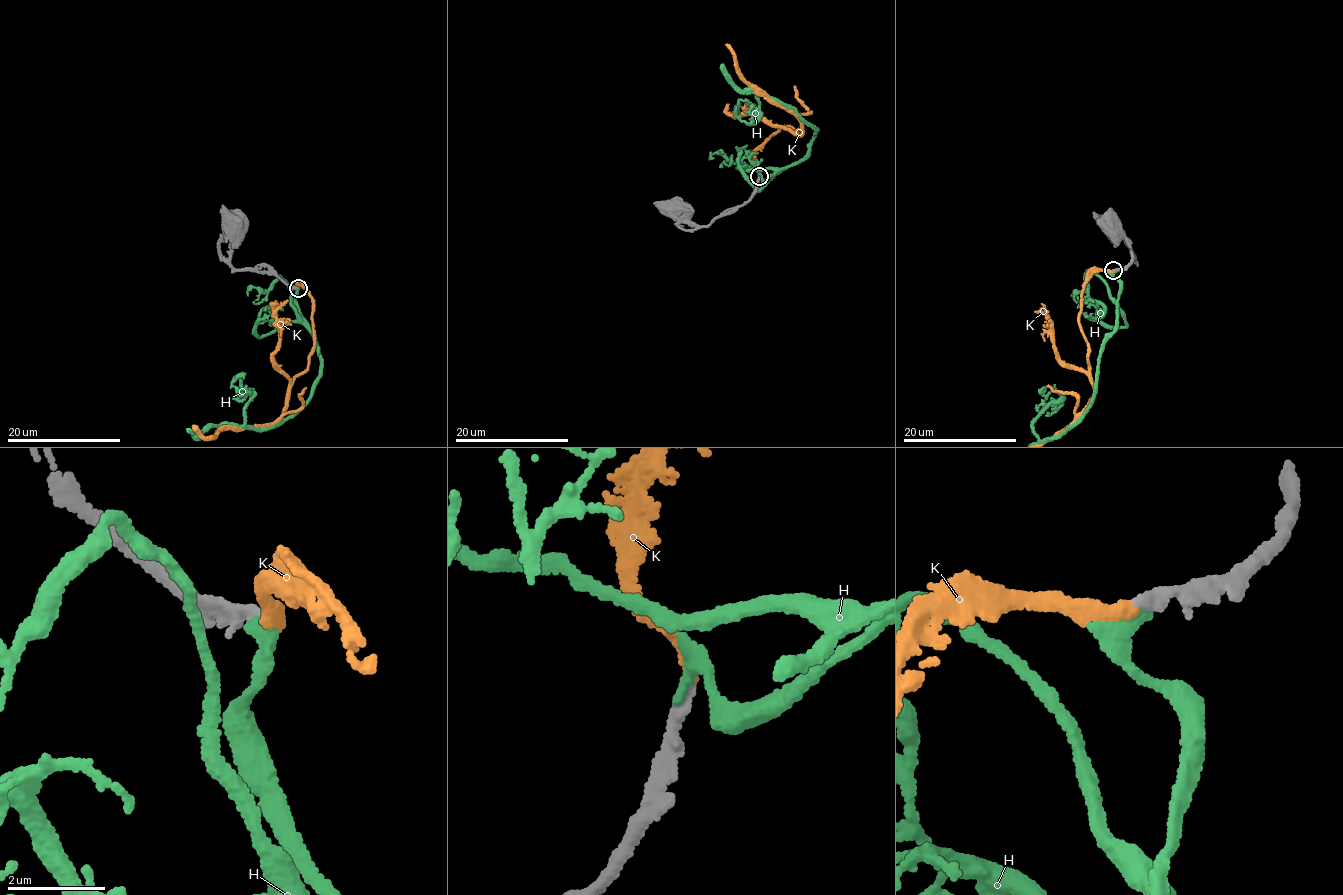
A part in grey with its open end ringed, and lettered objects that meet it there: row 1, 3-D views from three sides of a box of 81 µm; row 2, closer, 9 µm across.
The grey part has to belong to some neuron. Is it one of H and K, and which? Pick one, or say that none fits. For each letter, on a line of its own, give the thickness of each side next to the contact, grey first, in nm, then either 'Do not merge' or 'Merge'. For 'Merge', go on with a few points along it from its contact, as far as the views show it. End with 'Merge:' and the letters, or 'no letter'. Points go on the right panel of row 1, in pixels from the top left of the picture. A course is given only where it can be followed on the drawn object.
H: Thickness 260 nm (grey) against 240 nm. Do not merge
K: Thickness 240 nm (grey) against 280 nm. Merge
Merge: K

